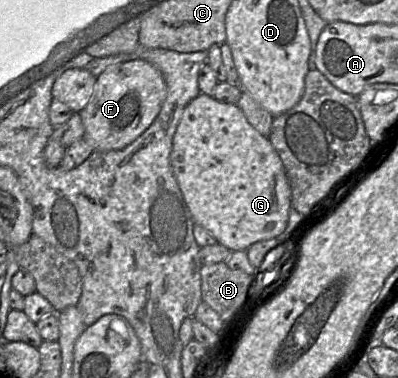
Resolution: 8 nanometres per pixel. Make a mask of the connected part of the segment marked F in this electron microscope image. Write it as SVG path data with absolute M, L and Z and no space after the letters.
M143 59L112 64L97 78L92 98L79 112L84 139L97 152L122 150L134 142L154 121L166 98L167 86L161 72Z

